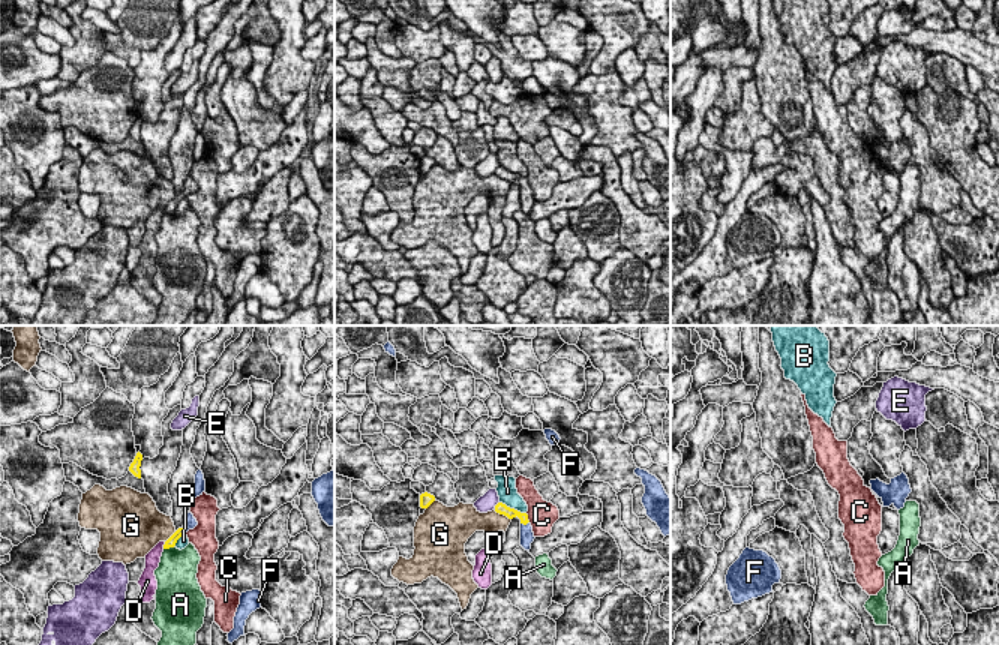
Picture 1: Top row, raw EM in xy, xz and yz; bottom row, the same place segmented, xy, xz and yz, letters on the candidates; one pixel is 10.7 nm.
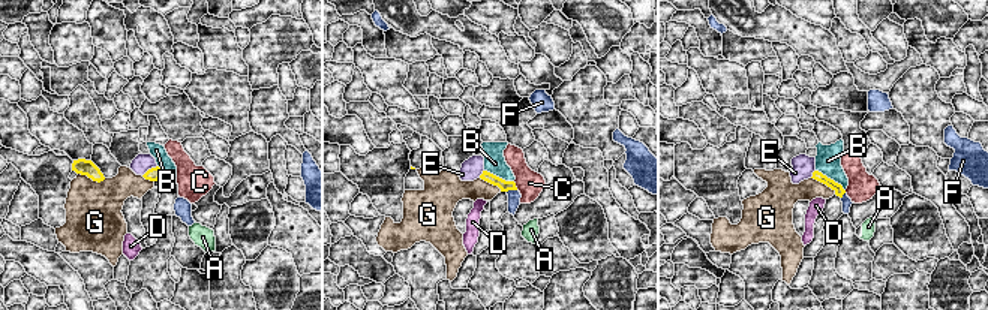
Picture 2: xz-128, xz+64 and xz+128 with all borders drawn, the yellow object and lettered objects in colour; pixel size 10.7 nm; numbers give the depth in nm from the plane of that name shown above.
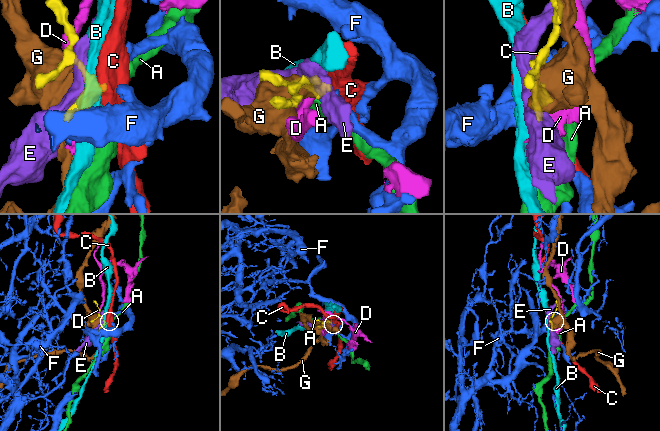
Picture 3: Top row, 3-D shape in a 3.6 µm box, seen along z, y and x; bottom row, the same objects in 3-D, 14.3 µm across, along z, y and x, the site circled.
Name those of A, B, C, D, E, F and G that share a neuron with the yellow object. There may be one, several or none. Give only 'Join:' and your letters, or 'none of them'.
Join: F

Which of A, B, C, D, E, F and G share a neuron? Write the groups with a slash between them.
A / B / C / D / E / F / G

